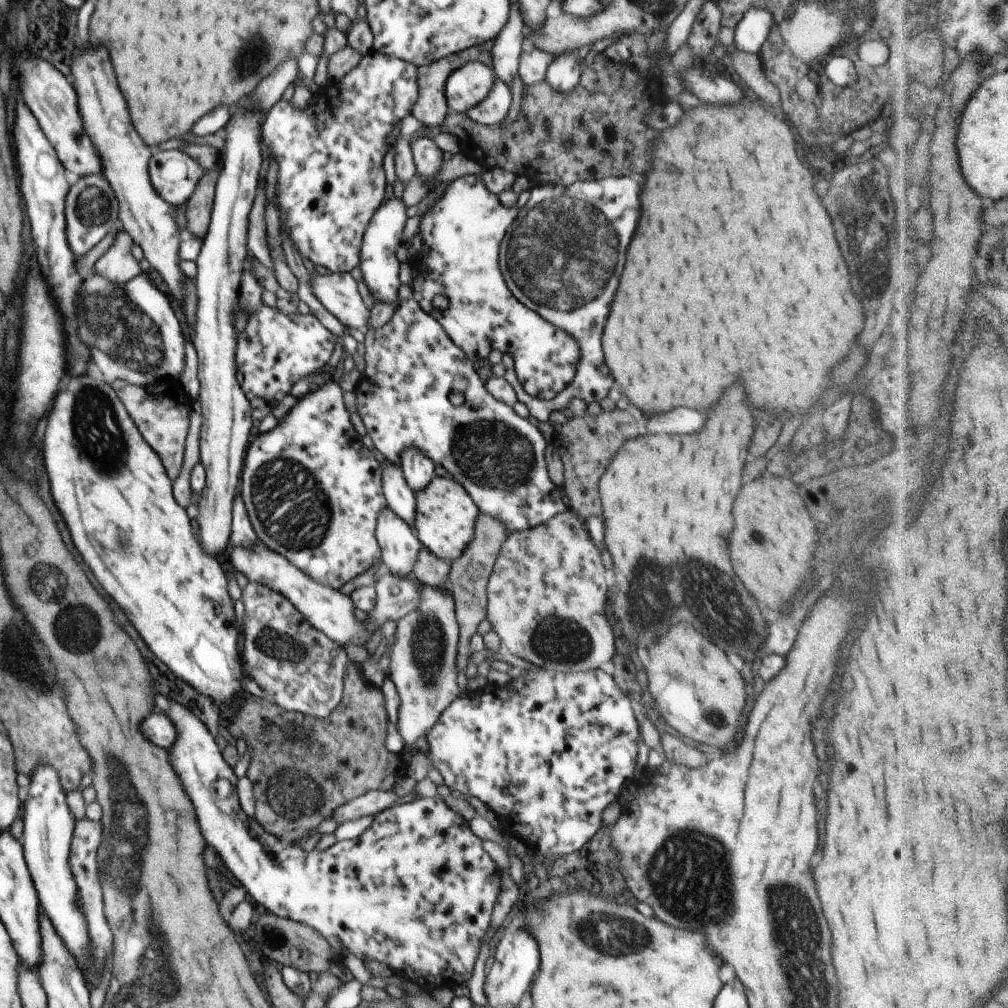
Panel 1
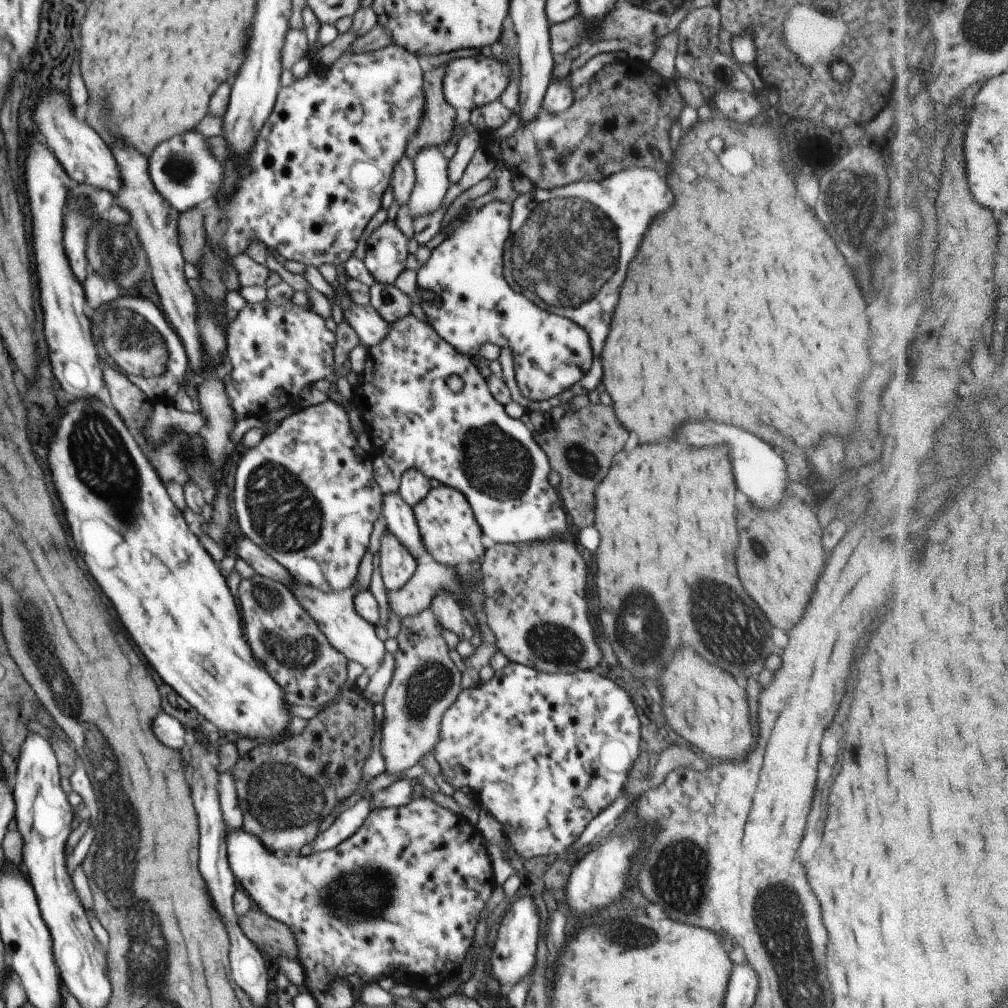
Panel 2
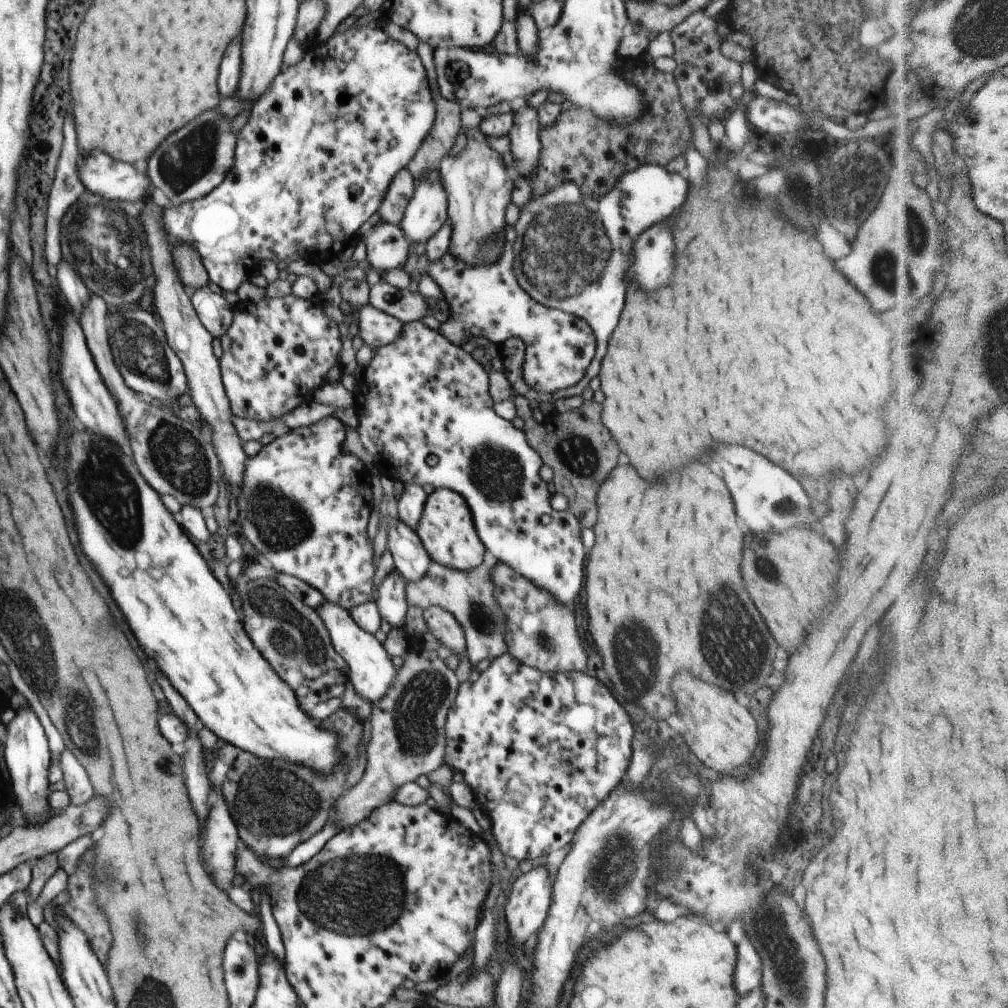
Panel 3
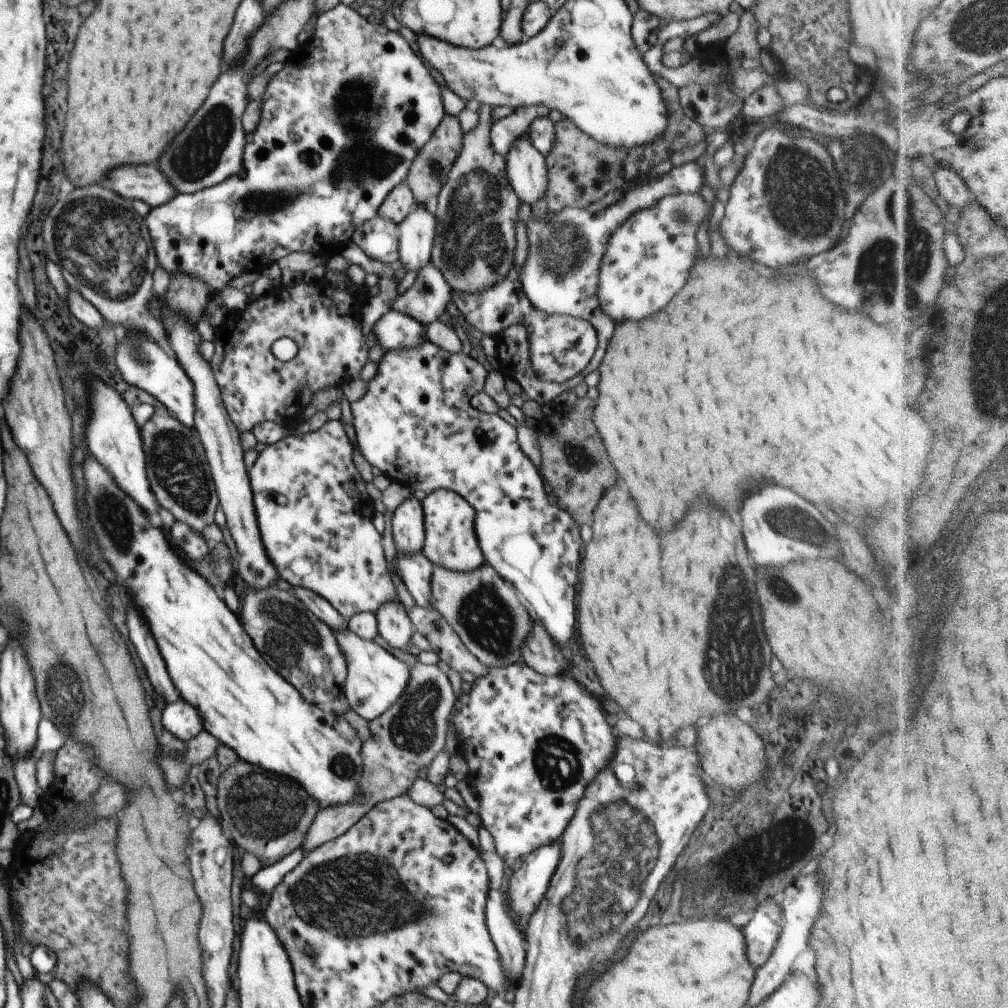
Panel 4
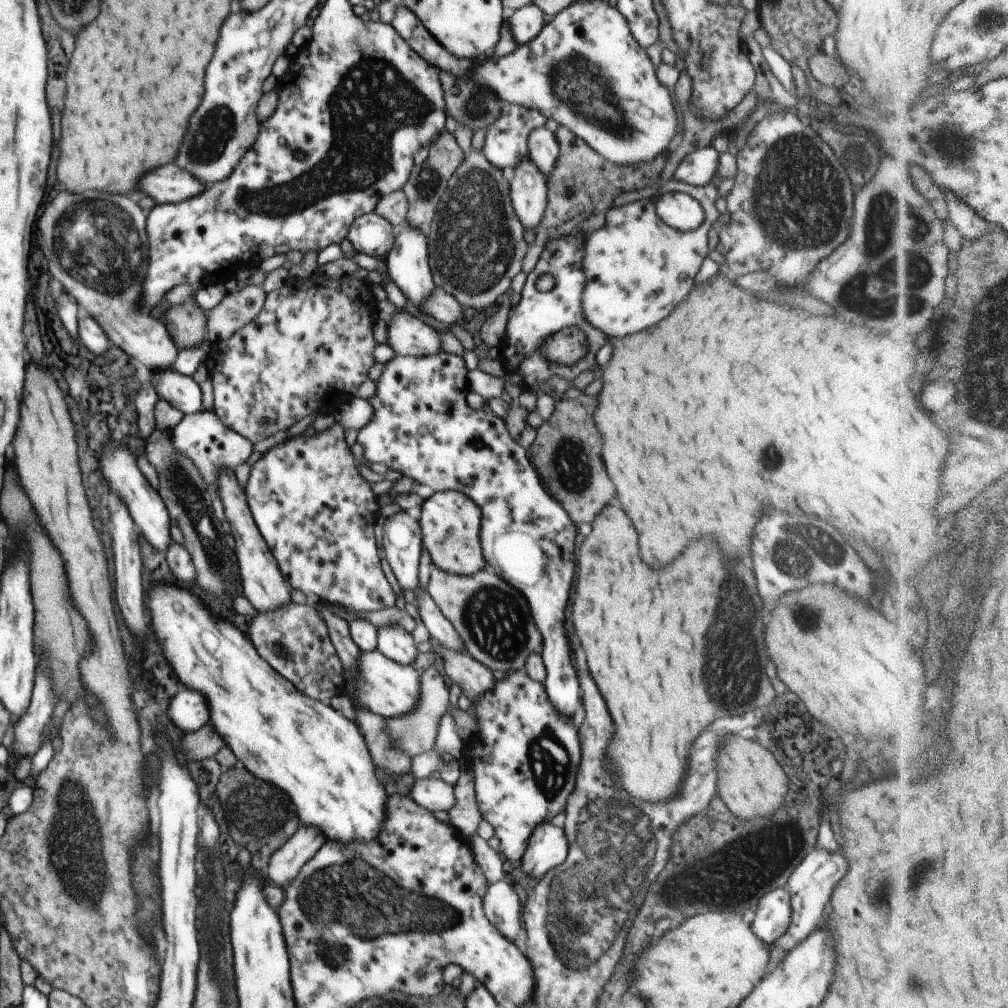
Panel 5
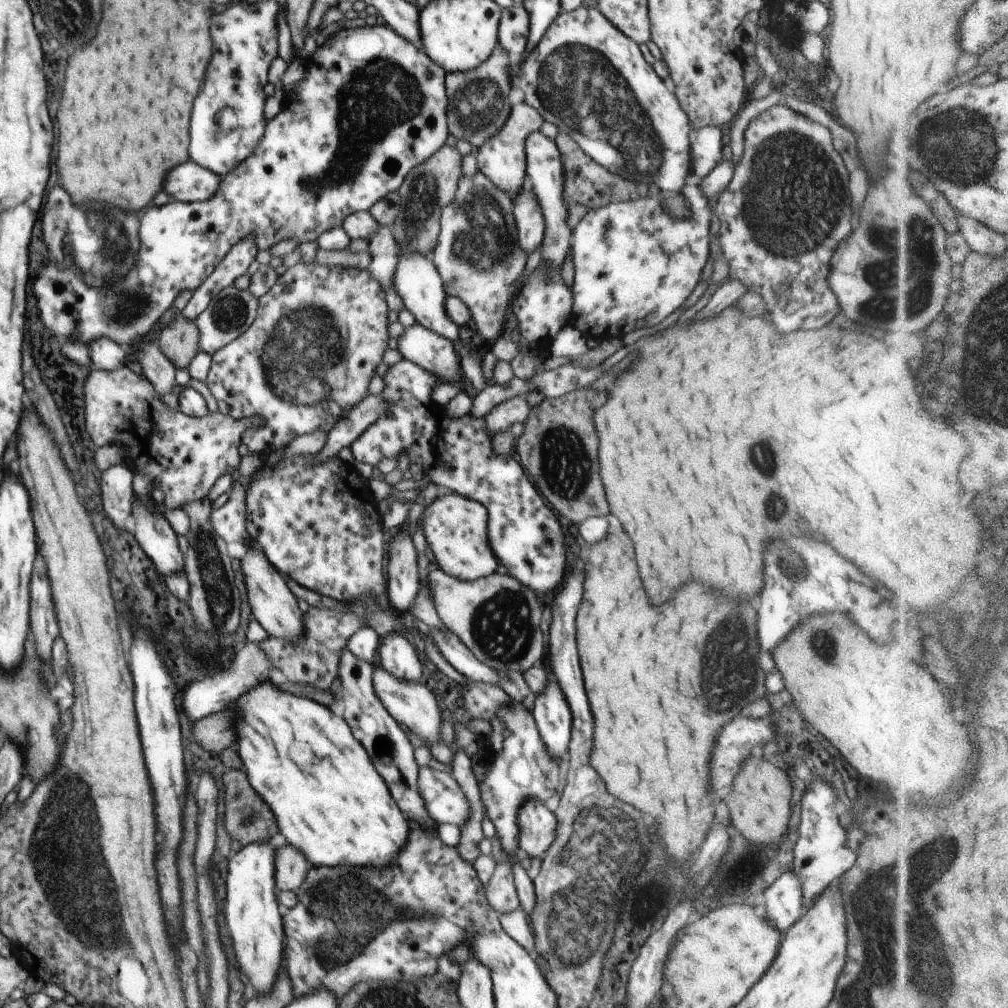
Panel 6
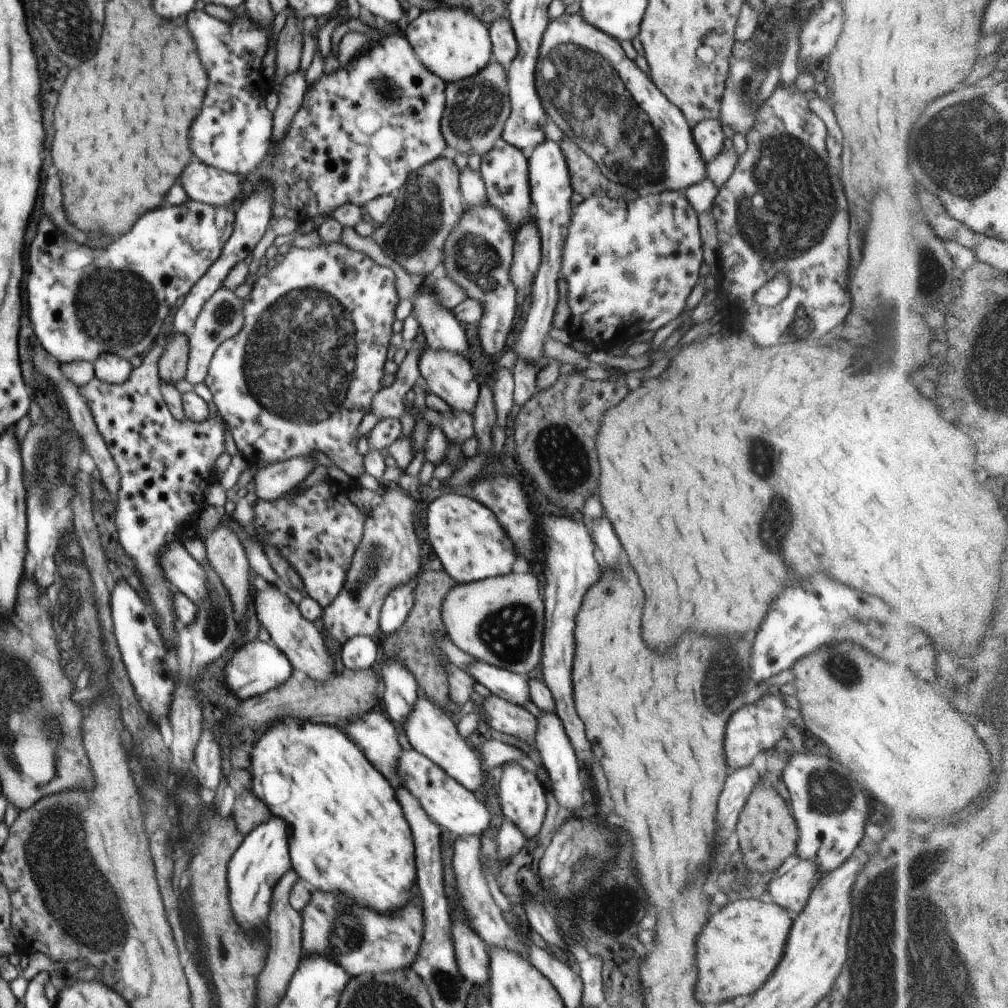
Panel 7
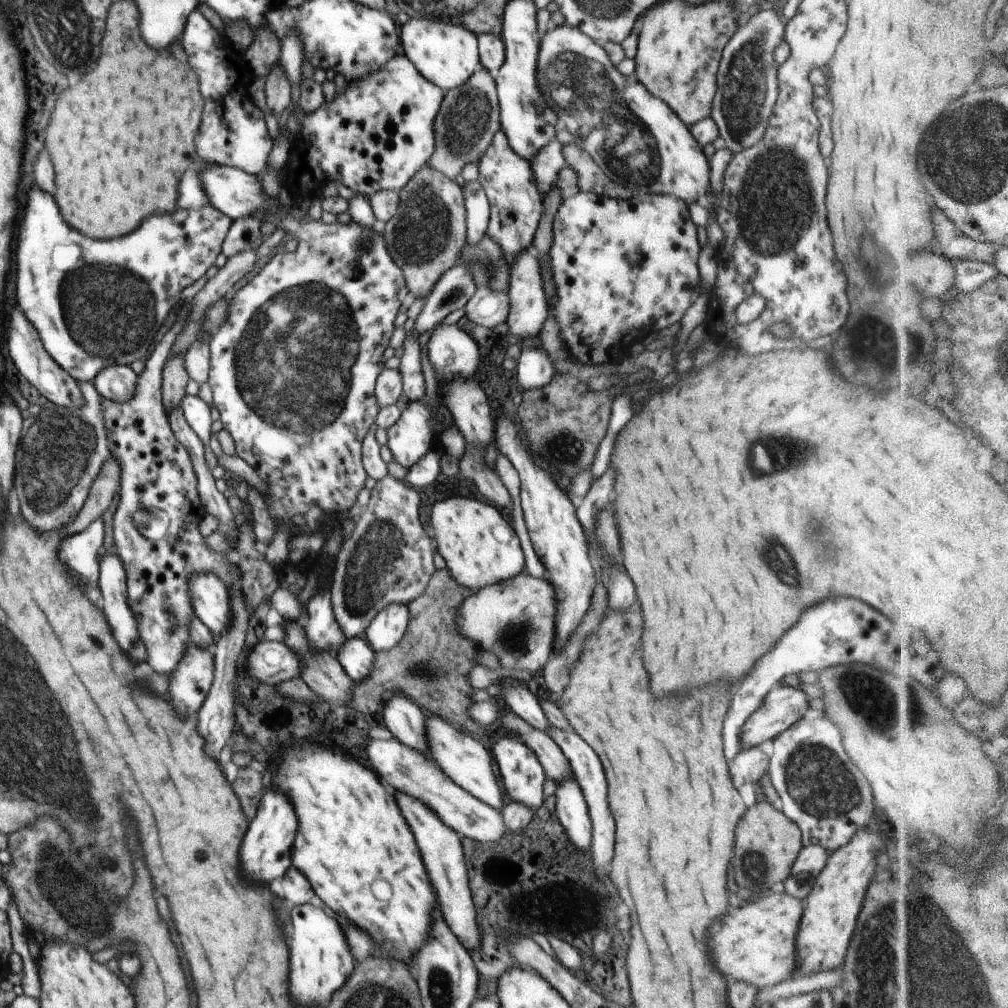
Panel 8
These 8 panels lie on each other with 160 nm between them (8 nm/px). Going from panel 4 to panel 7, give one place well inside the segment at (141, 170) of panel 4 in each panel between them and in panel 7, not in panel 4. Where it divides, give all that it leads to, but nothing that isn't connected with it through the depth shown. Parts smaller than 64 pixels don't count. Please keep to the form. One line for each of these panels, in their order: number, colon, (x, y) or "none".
5: (169, 184)
6: (188, 183)
7: (202, 182)

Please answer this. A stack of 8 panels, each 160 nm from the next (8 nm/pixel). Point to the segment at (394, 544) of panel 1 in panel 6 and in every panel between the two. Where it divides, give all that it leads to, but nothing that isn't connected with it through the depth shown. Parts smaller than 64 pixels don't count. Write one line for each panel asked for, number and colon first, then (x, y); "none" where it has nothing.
2: (397, 564)
3: (391, 601)
4: (394, 625)
5: (393, 641)
6: (397, 656)

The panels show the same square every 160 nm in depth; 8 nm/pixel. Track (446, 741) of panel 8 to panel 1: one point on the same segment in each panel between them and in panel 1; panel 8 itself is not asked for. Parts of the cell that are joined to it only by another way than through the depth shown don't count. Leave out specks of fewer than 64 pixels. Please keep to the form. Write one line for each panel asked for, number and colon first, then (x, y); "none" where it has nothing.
1: (325, 608)
2: (334, 612)
3: (371, 671)
4: (375, 678)
5: (384, 687)
6: (418, 710)
7: (431, 732)

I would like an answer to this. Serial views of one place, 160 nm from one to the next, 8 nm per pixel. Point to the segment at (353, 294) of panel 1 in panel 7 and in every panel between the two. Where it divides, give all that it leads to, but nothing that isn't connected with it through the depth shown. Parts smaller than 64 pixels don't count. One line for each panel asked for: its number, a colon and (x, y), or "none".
2: (366, 321)
3: (377, 328)
4: (395, 330)
5: (407, 335)
6: (421, 346)
7: (449, 375)

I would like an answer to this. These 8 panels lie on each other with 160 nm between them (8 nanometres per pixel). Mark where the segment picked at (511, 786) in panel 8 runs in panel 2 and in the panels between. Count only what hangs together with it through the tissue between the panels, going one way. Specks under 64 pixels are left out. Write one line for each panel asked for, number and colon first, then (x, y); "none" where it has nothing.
2: (513, 957)
3: (528, 904)
4: (531, 878)
5: (548, 848)
6: (537, 825)
7: (522, 799)

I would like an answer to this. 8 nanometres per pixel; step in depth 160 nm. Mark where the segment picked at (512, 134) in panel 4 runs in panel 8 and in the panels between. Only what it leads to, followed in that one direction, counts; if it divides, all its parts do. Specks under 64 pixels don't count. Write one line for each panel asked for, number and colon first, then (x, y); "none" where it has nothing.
5: (505, 145)
6: (502, 159)
7: (504, 169)
8: (516, 203)

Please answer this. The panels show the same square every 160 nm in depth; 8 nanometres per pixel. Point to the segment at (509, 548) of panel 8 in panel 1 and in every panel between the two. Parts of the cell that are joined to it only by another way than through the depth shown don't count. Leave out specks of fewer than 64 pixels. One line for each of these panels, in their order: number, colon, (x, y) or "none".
1: (446, 515)
2: (449, 530)
3: (446, 528)
4: (450, 541)
5: (450, 521)
6: (456, 528)
7: (471, 544)

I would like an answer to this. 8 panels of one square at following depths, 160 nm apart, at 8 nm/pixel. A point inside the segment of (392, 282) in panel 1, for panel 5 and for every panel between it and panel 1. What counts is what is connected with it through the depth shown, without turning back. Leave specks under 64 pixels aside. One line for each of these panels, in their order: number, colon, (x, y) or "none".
2: (387, 246)
3: (387, 247)
4: (378, 238)
5: (371, 234)

